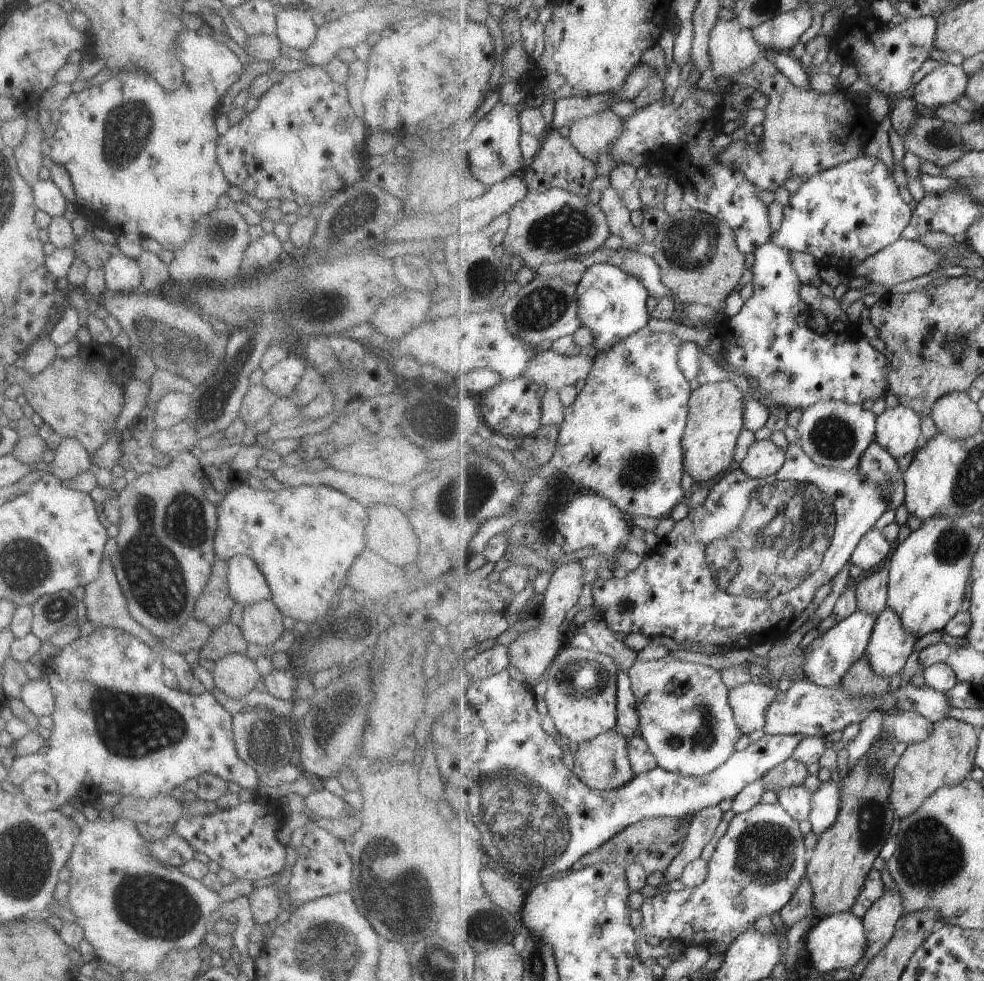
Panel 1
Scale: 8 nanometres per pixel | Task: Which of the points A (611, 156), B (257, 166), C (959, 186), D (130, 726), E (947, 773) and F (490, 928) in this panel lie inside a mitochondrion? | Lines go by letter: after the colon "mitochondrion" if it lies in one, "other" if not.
A: other
B: other
C: other
D: mitochondrion
E: other
F: mitochondrion

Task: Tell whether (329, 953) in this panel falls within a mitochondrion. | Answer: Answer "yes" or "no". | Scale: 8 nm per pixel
yes

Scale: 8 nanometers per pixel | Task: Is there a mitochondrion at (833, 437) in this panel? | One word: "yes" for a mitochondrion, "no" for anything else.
yes

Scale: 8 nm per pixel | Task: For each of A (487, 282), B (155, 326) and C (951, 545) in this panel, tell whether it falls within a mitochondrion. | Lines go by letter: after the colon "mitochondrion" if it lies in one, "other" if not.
A: mitochondrion
B: mitochondrion
C: mitochondrion

